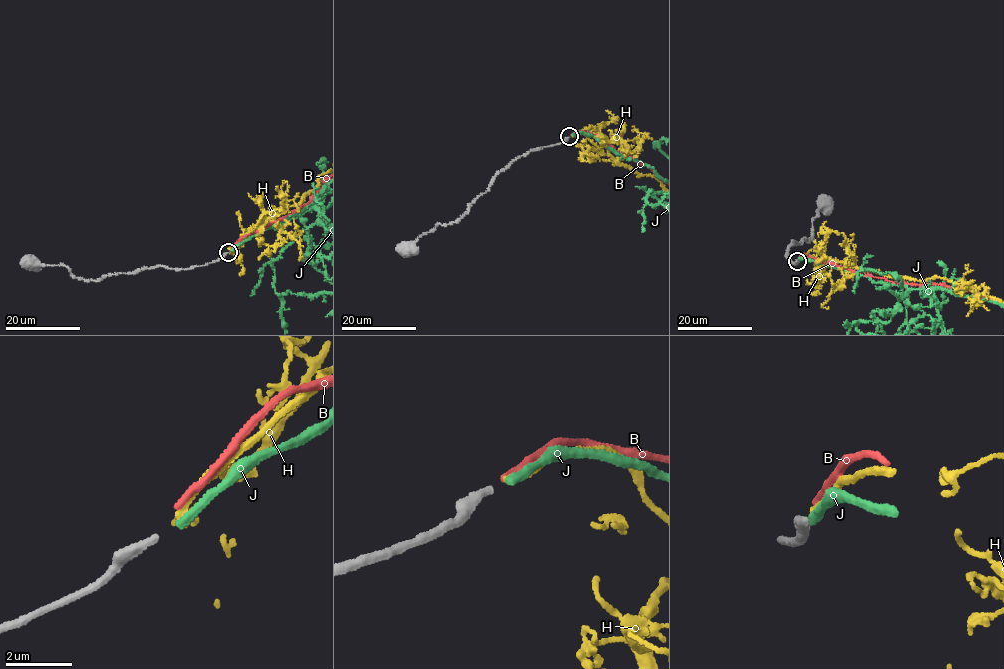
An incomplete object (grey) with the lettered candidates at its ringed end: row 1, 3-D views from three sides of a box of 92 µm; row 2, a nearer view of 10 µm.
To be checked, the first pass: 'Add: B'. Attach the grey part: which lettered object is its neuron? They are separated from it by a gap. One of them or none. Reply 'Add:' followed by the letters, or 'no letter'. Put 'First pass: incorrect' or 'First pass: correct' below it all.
Add: J
First pass: incorrect

